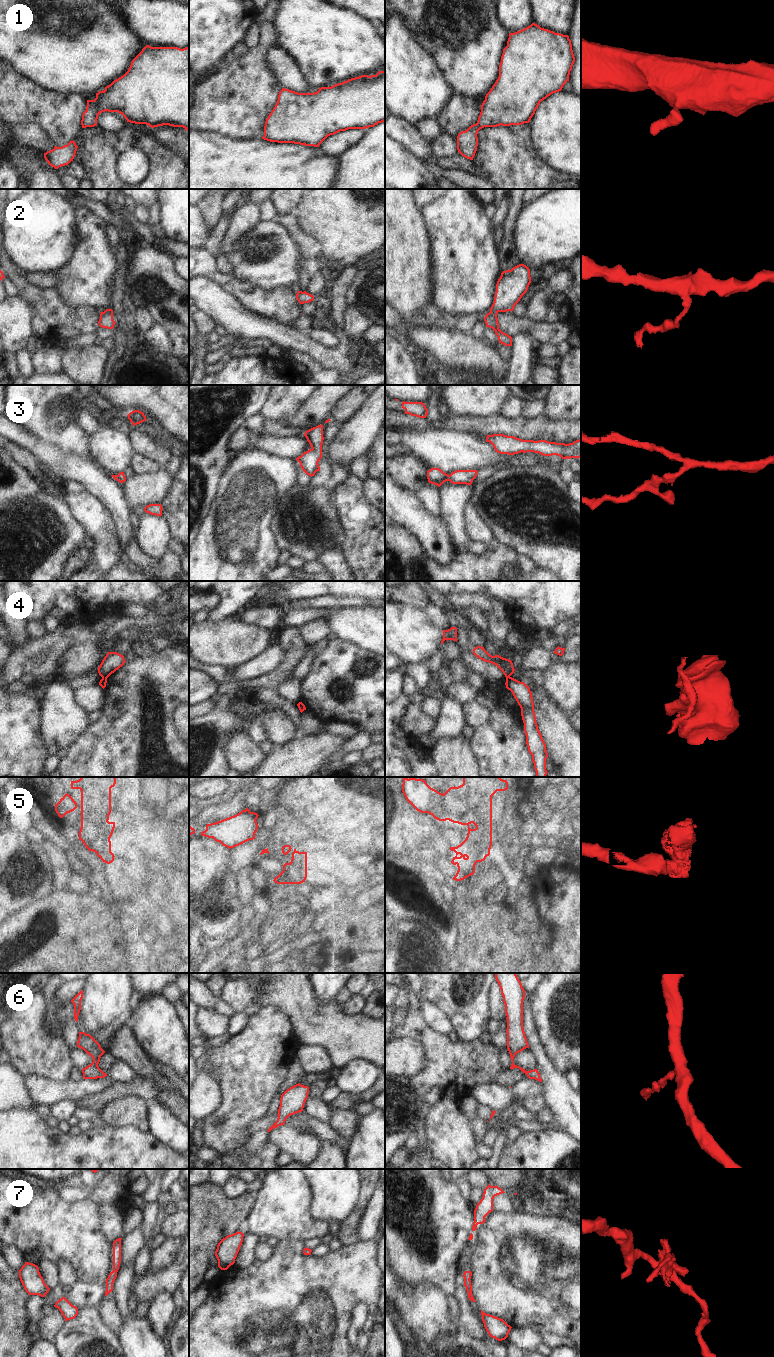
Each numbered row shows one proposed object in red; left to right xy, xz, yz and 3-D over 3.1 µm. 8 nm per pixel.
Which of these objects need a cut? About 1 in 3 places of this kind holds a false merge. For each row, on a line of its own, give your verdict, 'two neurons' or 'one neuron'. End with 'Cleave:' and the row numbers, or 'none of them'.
1: one neuron
2: two neurons
3: one neuron
4: two neurons
5: two neurons
6: one neuron
7: one neuron
Cleave: 2, 4, 5

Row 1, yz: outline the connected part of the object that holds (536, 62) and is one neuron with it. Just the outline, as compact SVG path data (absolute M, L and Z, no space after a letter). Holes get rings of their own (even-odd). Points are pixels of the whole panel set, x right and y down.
M535 23L515 33L509 33L507 46L501 56L499 77L485 96L477 123L458 134L458 152L473 160L478 146L477 134L484 127L529 123L540 102L561 91L569 81L574 62L575 57L568 35L541 28Z

